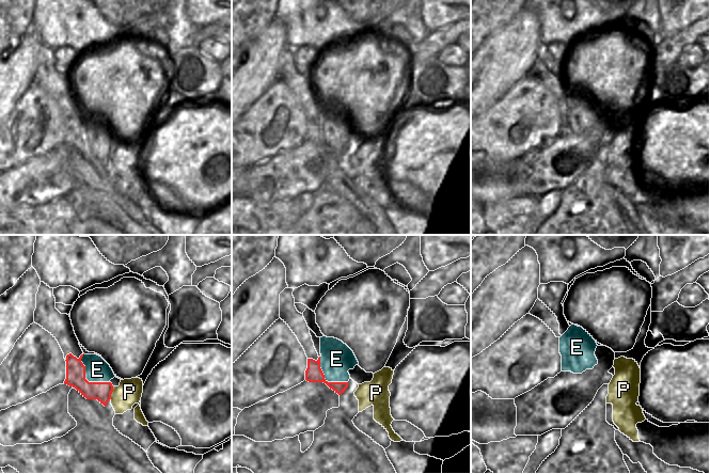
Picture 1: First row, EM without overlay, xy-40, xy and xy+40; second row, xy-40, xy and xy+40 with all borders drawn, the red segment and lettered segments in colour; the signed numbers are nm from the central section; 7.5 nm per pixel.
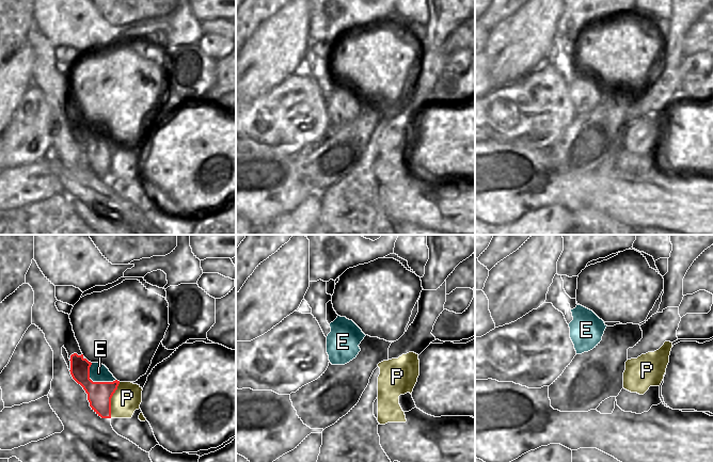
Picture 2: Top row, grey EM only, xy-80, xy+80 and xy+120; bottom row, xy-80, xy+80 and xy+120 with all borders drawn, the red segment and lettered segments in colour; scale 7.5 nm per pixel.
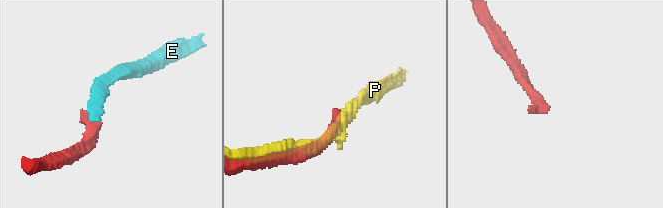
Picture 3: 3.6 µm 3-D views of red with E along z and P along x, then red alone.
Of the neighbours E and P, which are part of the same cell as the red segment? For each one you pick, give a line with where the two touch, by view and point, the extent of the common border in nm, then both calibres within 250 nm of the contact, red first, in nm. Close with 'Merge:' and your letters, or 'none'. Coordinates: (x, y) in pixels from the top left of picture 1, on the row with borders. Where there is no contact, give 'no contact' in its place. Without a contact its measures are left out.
E: xy-40 (84, 377) | 300 nm | 140/180 nm
Merge: E

